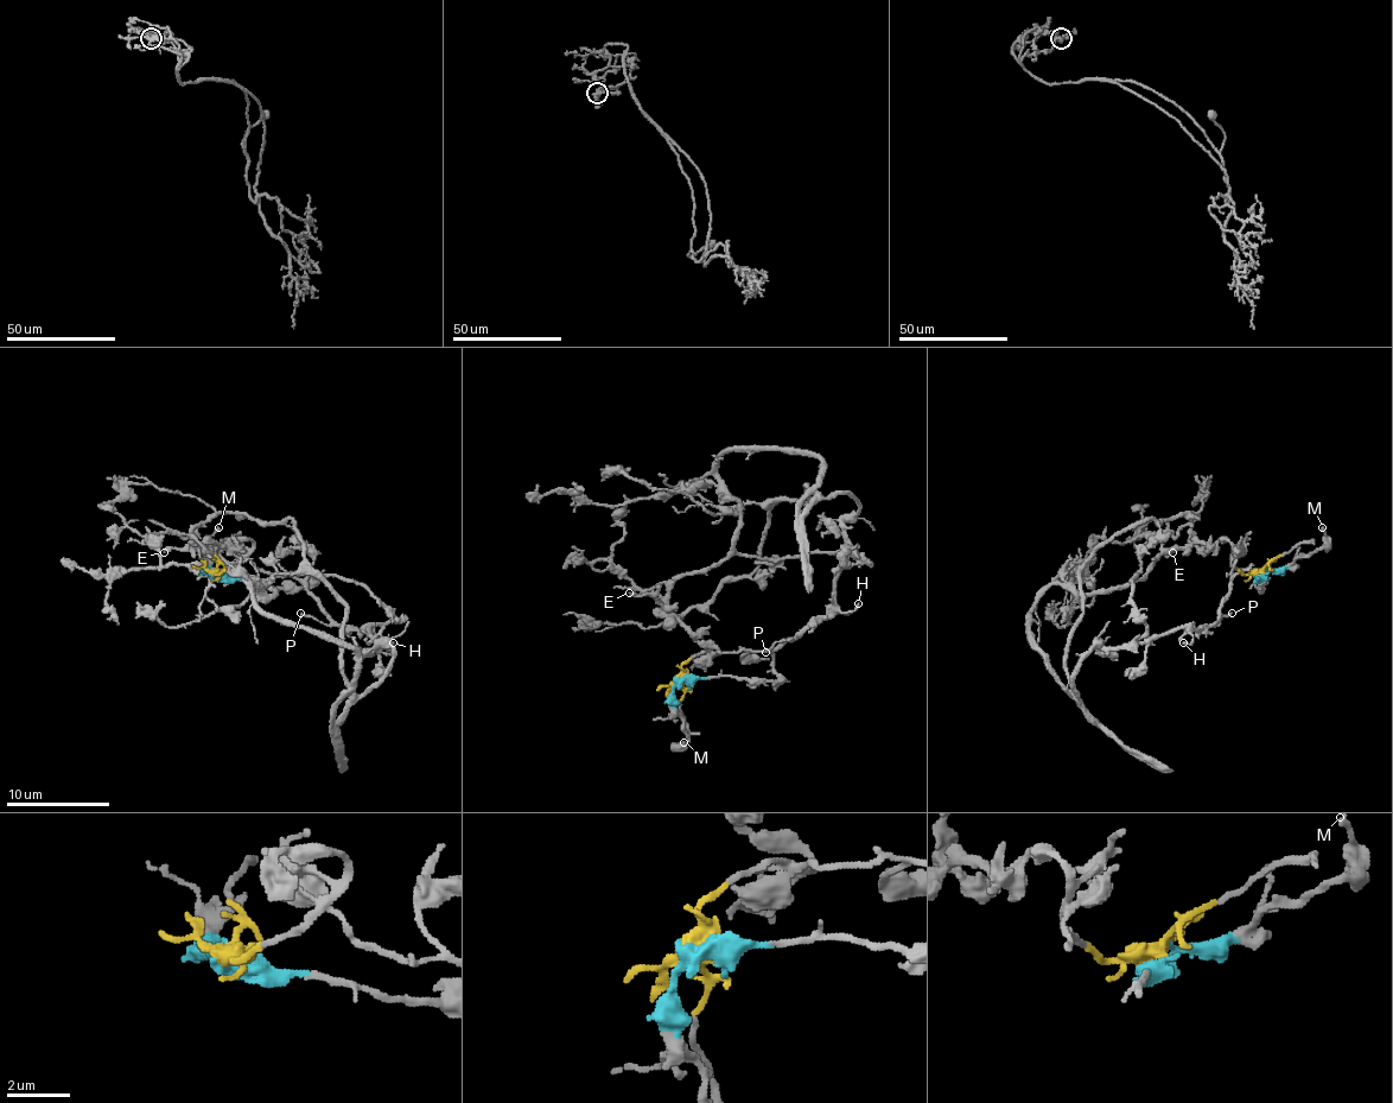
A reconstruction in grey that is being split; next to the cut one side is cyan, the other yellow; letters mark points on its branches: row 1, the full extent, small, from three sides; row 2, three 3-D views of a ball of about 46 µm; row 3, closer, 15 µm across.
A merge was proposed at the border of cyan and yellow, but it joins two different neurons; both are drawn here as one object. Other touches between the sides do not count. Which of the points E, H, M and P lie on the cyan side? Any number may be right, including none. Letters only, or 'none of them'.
H, M, P

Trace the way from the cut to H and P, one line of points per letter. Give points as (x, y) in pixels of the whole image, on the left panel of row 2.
H: (214, 574), (266, 587), (304, 587), (310, 571), (306, 591), (330, 617), (343, 627), (368, 629), (394, 642)
P: (214, 574), (266, 587), (304, 587), (312, 574), (310, 571), (306, 591), (330, 622), (319, 622), (301, 612)

